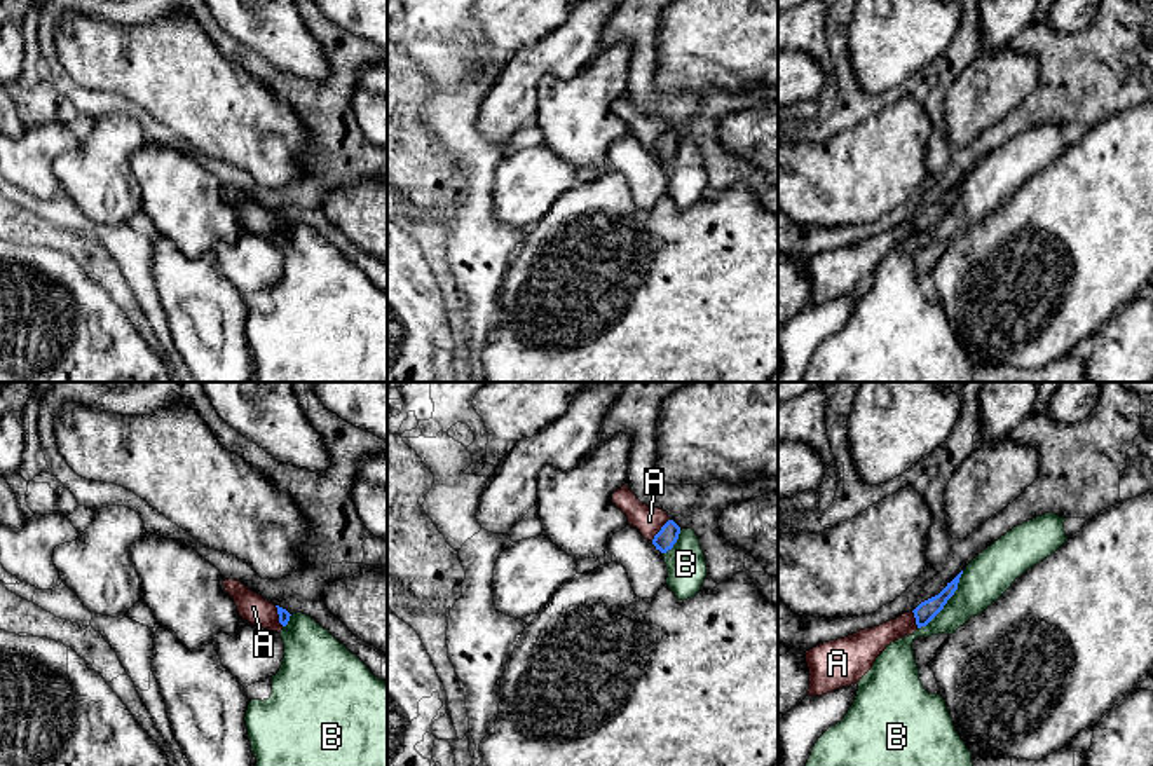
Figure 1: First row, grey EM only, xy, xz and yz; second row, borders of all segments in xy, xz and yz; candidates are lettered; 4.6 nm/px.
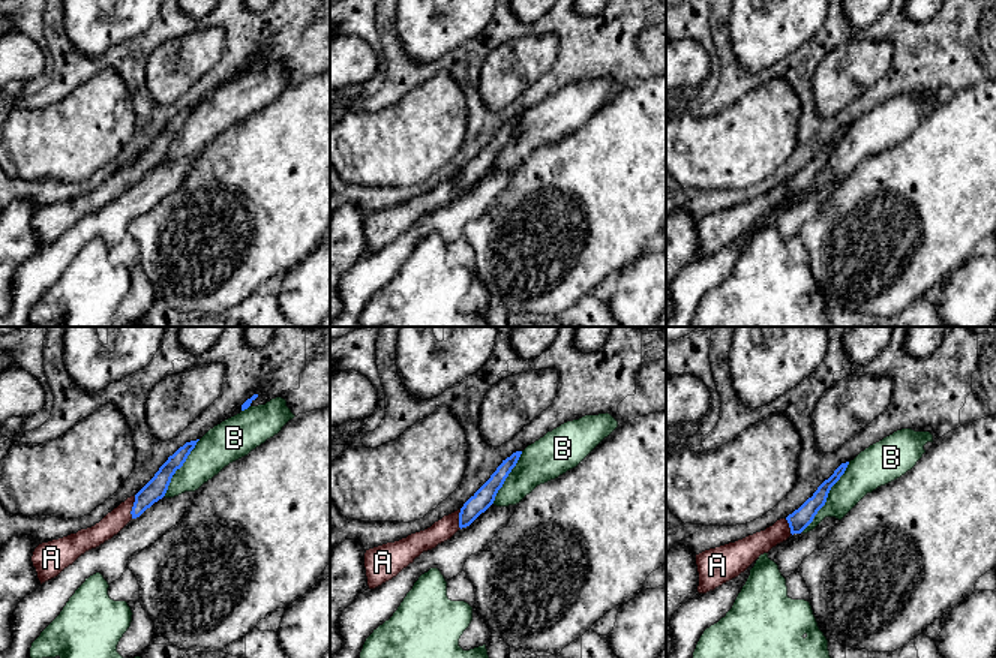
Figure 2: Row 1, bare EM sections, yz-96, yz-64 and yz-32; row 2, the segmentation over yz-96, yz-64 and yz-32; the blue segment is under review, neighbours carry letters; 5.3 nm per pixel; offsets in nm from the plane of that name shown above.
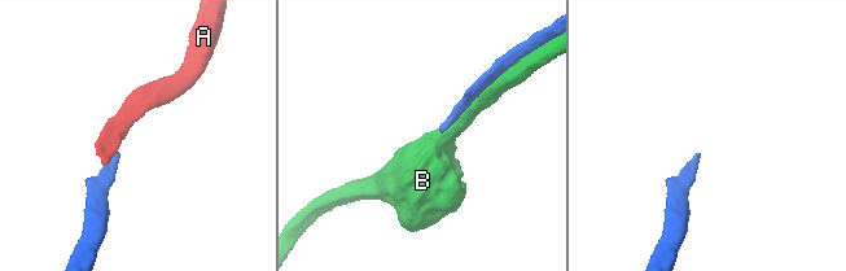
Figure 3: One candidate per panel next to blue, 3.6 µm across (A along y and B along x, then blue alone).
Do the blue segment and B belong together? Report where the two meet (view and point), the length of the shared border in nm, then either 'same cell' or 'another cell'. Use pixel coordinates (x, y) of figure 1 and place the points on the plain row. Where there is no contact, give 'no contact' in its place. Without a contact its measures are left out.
meets blue in yz at (946, 212); contact 340 nm long; another cell

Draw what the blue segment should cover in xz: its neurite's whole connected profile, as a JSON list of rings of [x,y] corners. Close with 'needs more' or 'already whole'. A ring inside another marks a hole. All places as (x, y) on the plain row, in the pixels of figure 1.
[[[626,94],[612,103],[612,112],[626,124],[628,133],[637,136],[656,159],[666,162],[673,157],[680,136],[668,127],[666,120],[640,112]]]; needs more

